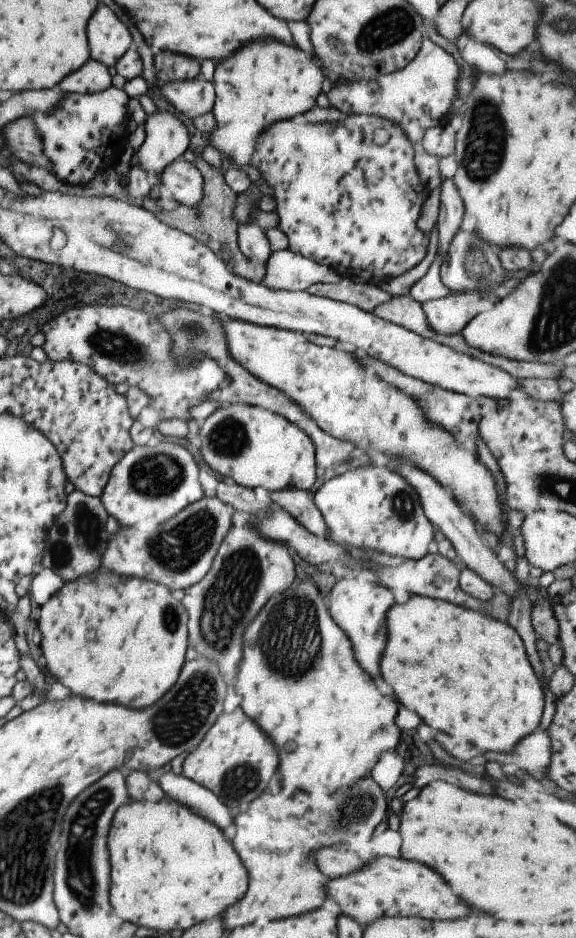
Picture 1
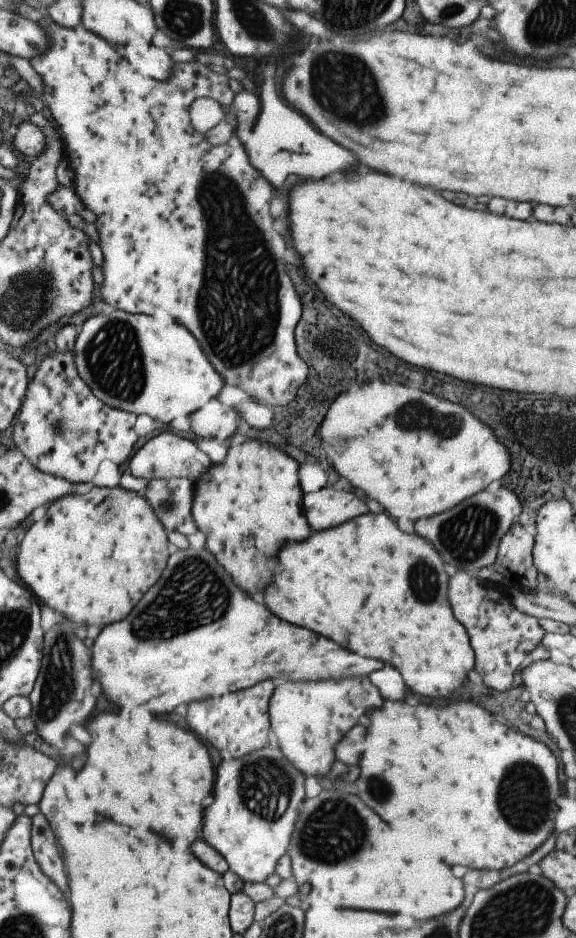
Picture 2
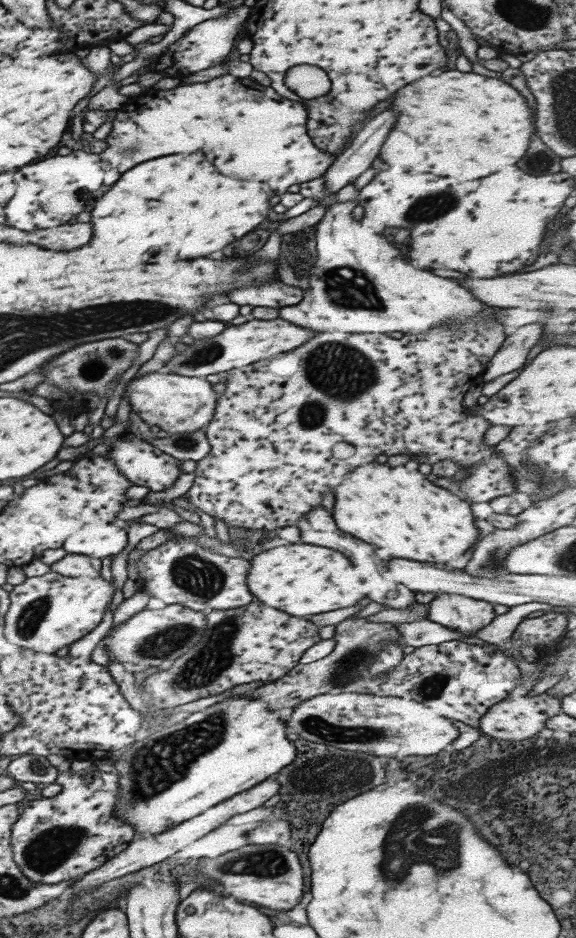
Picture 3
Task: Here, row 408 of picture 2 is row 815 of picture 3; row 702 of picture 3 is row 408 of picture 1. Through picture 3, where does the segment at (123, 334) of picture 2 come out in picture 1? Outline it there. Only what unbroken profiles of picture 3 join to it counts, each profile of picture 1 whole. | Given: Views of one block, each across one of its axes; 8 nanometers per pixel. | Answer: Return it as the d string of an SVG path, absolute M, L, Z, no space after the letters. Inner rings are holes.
M244 401L223 402L201 422L199 438L204 462L232 483L238 483L248 488L262 486L268 491L294 487L310 492L316 482L316 453L313 440L297 424L264 407L251 405Z

